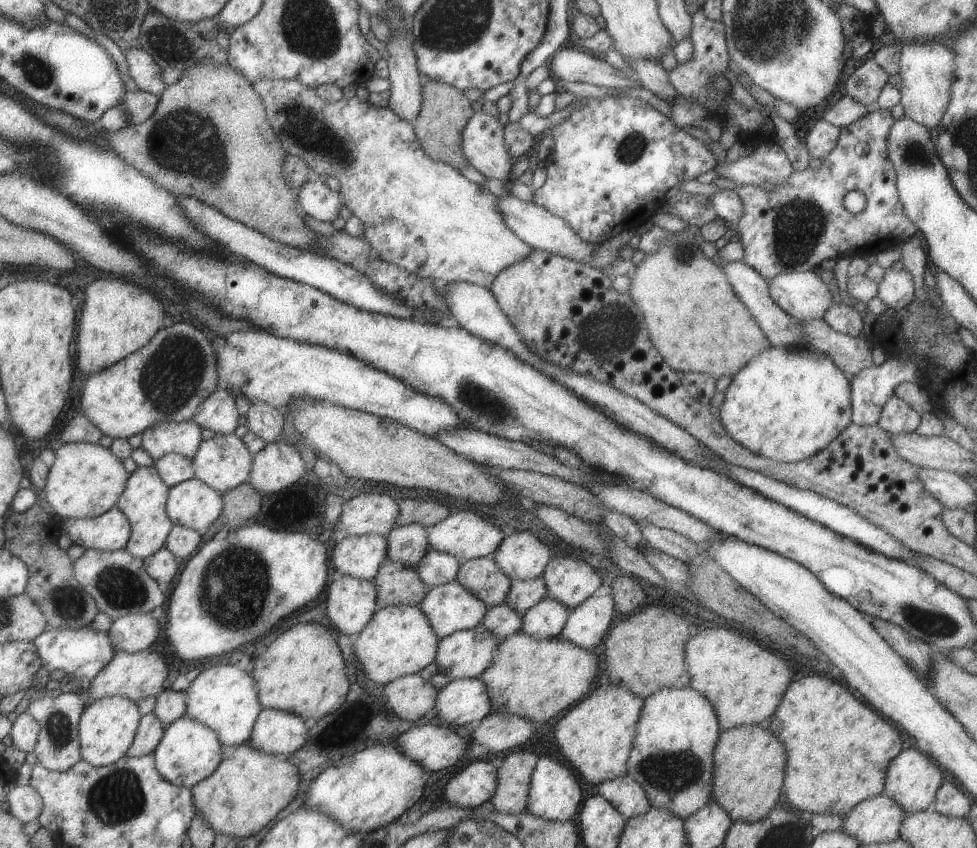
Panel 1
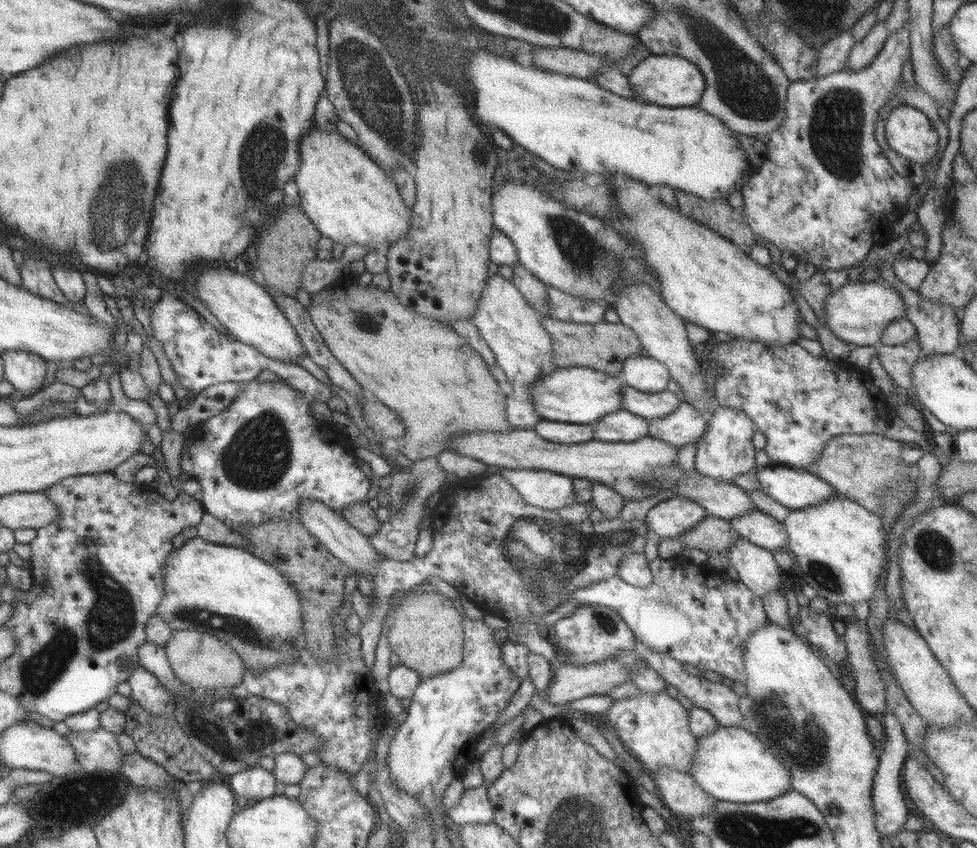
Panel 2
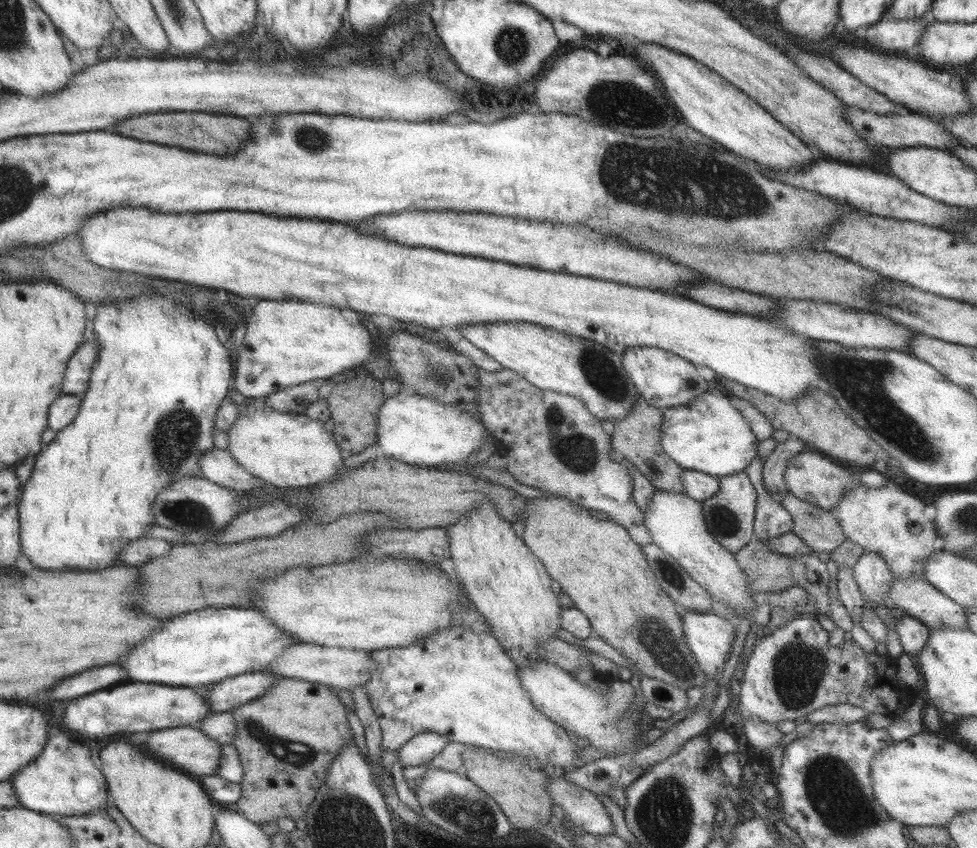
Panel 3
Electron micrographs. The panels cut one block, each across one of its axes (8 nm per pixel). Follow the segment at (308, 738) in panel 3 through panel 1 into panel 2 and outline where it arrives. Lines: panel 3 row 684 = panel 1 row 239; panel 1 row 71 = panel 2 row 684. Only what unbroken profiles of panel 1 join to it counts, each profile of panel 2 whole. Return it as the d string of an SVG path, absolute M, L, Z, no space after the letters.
M174 630L169 640L164 644L163 650L167 656L173 674L181 684L185 683L188 688L212 690L226 688L239 684L243 679L245 667L241 657L233 651L231 645L217 637L194 630Z

